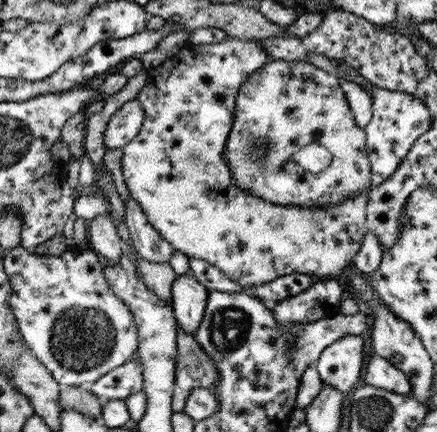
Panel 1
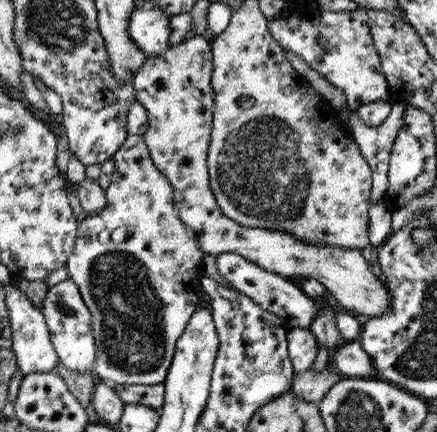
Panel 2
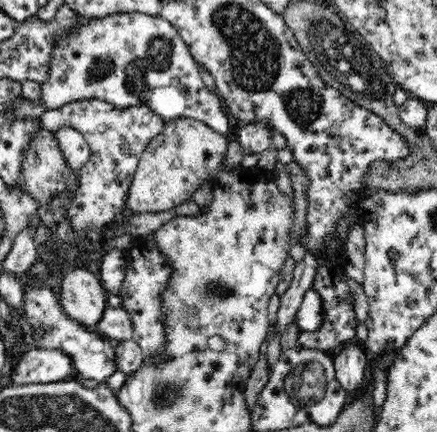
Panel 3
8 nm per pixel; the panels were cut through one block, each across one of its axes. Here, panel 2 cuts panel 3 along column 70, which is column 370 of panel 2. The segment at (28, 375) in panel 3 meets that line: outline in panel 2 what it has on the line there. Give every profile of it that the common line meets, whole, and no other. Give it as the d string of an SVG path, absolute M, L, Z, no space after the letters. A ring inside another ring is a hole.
M357 340L345 342L343 346L335 348L331 356L331 364L345 374L347 378L353 380L367 380L367 378L377 378L377 372L373 368L371 356L361 348Z

